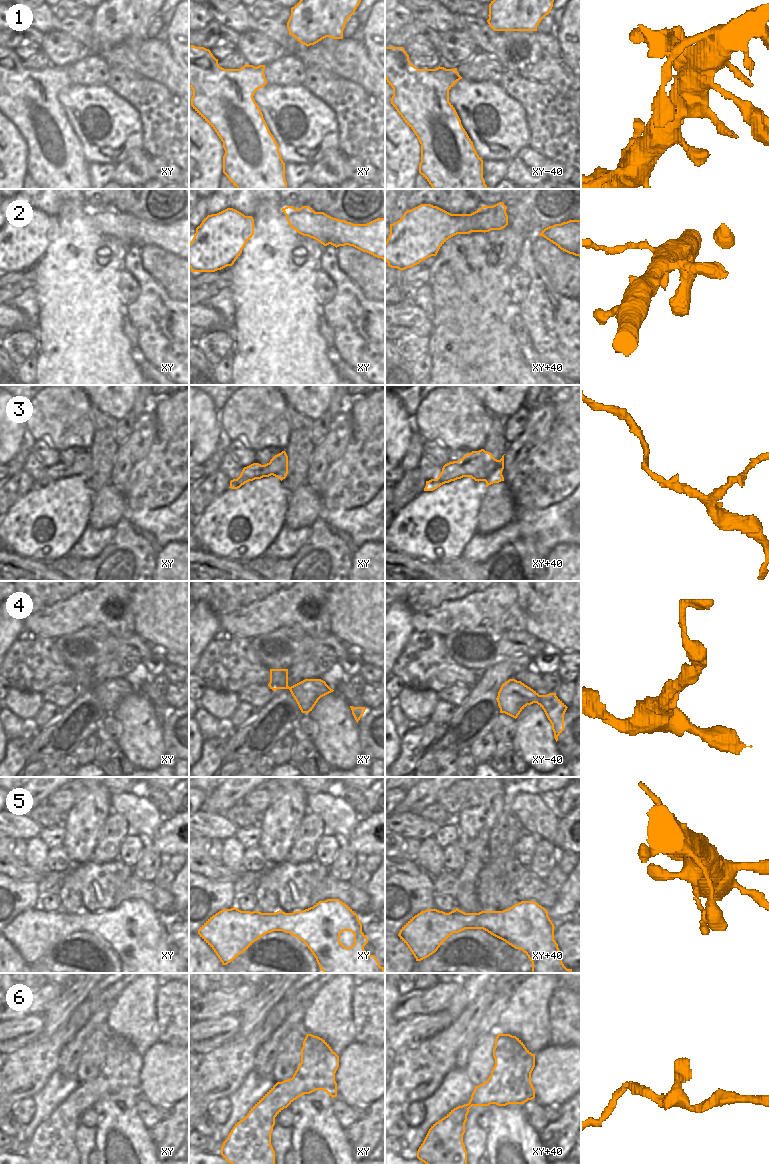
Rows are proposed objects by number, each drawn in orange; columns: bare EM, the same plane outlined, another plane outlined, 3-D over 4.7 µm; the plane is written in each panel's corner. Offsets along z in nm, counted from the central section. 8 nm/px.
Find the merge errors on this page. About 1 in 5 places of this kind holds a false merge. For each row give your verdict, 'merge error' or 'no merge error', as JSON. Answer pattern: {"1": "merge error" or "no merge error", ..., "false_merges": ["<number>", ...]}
{"1": "no merge error", "2": "no merge error", "3": "no merge error", "4": "no merge error", "5": "no merge error", "6": "no merge error", "false_merges": []}

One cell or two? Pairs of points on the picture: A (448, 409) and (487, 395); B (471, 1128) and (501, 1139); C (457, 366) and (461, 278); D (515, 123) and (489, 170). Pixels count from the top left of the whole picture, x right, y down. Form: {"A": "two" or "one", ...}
{"A": "two", "B": "two", "C": "one", "D": "two"}

